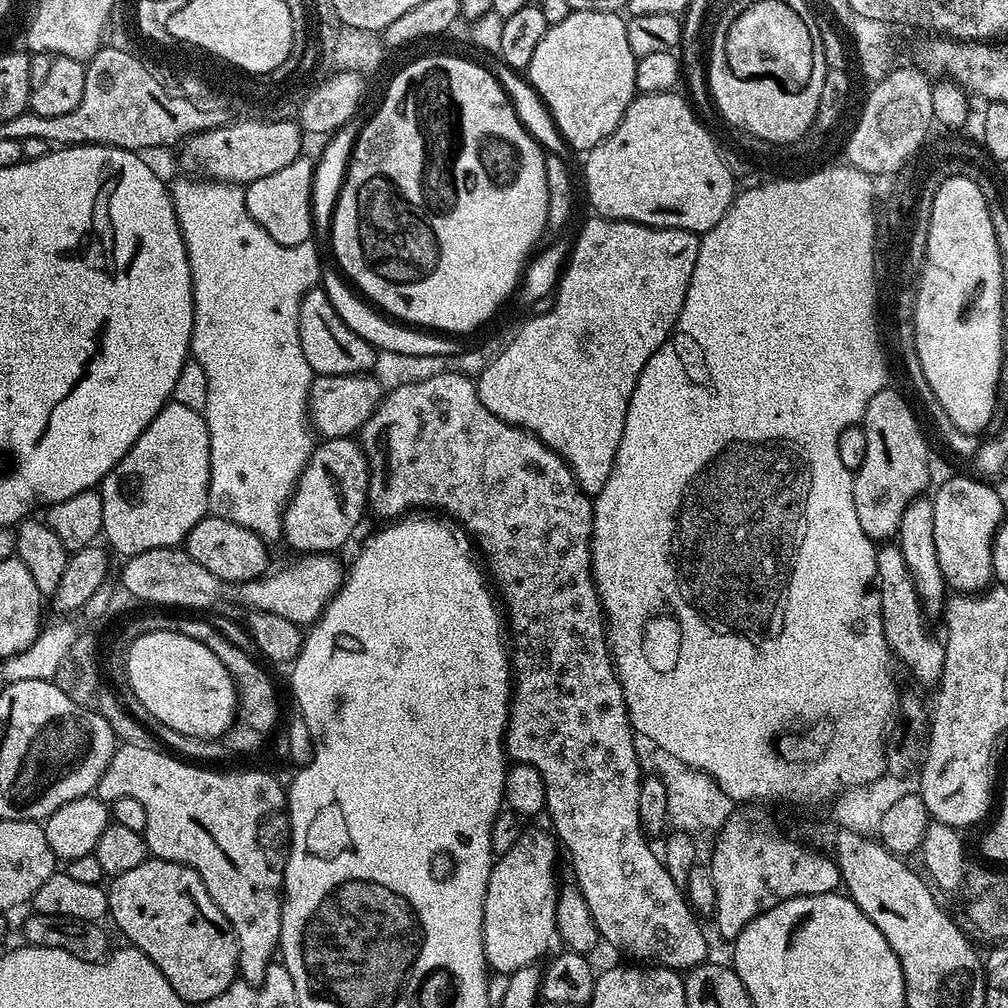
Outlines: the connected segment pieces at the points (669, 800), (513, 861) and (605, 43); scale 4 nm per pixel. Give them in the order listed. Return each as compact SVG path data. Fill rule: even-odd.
M655 746L649 747L648 756L656 764L657 775L662 776L666 786L666 812L668 824L677 831L697 834L700 830L719 831L726 821L733 817L736 802L728 795L716 780L700 769L684 764L674 754Z
M525 831L518 838L518 842L514 846L514 850L506 850L506 854L502 857L499 857L499 859L497 859L495 861L495 863L493 863L492 873L490 874L490 882L486 886L486 902L484 903L484 909L482 910L482 942L484 943L484 953L486 954L486 962L488 963L489 969L491 969L491 971L493 973L500 973L506 977L509 977L512 975L513 972L517 972L518 970L522 970L523 968L525 968L526 966L530 966L531 964L536 964L537 961L539 961L539 959L538 959L539 956L542 955L543 952L546 951L547 948L551 946L552 940L553 940L553 944L554 944L554 937L557 935L557 931L556 931L556 898L558 895L558 883L556 884L556 848L557 848L557 852L558 852L558 844L557 844L557 841L555 839L553 839L553 837L551 835L549 835L549 833L547 831L545 831L545 832L546 833Z
M572 10L569 11L568 17L565 20L549 27L548 32L542 38L542 42L538 42L538 50L534 50L534 58L530 58L526 69L526 79L531 84L533 90L544 100L545 106L552 115L552 119L556 123L557 129L560 131L569 149L576 150L577 148L581 154L584 154L603 142L622 122L622 118L626 114L630 102L637 95L636 62L638 57L630 50L630 38L626 38L627 29L625 17L620 12L577 12Z

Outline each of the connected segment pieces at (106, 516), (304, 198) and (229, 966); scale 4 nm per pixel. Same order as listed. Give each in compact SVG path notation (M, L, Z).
M165 404L128 453L105 474L98 491L102 498L102 536L108 539L107 547L115 555L117 552L123 558L131 558L146 550L183 545L190 530L210 512L210 434L203 415L190 410L190 406Z
M301 154L290 166L282 166L275 174L266 174L244 188L244 205L262 230L282 246L298 246L313 239L312 225L312 179L316 165L313 157Z
M149 858L134 866L134 870L126 870L126 874L111 877L109 884L112 885L107 885L106 891L110 920L120 927L129 945L142 950L142 954L146 954L146 958L150 958L150 962L166 974L166 982L174 986L185 1005L198 1006L210 998L218 998L218 994L222 994L222 990L229 988L237 979L240 947L236 935L226 914L218 910L218 902L210 898L202 878L198 878L193 868L178 862Z

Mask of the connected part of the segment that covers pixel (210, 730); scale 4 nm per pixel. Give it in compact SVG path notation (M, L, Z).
M149 631L141 633L127 647L124 656L127 687L132 689L138 702L150 710L153 718L170 726L170 730L178 730L178 734L190 734L200 740L227 737L228 729L236 720L236 687L226 666L218 662L218 654L214 654L214 650L202 646L202 642L194 638L186 638L186 634Z

